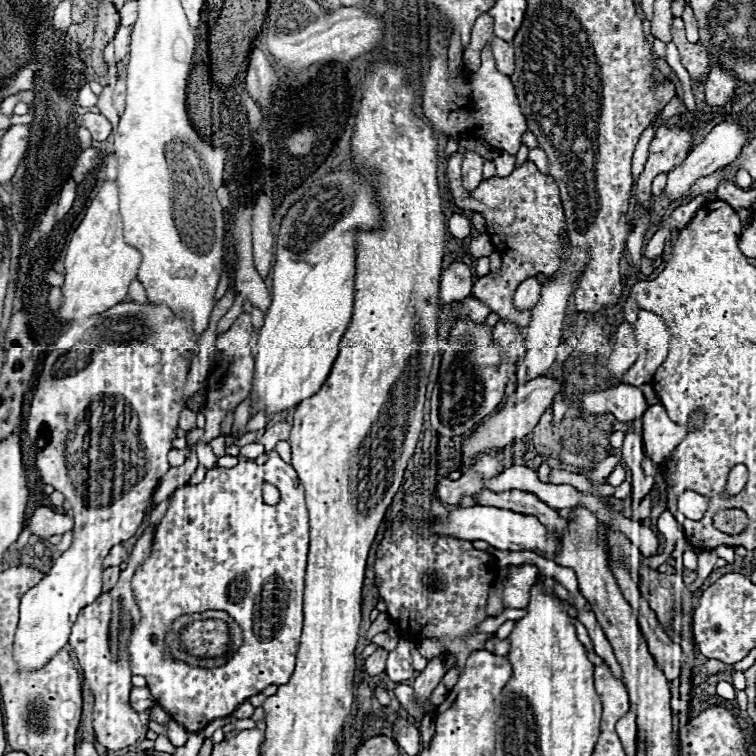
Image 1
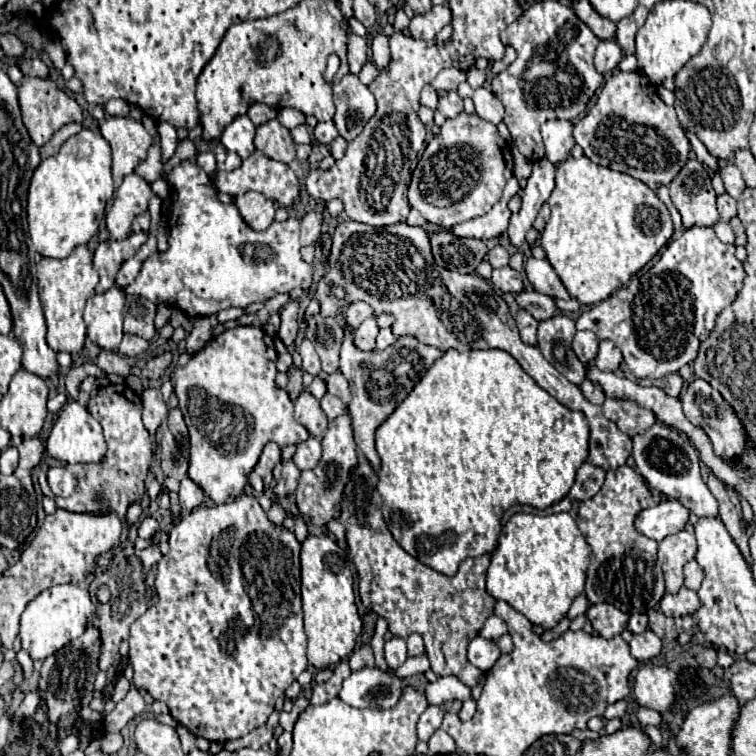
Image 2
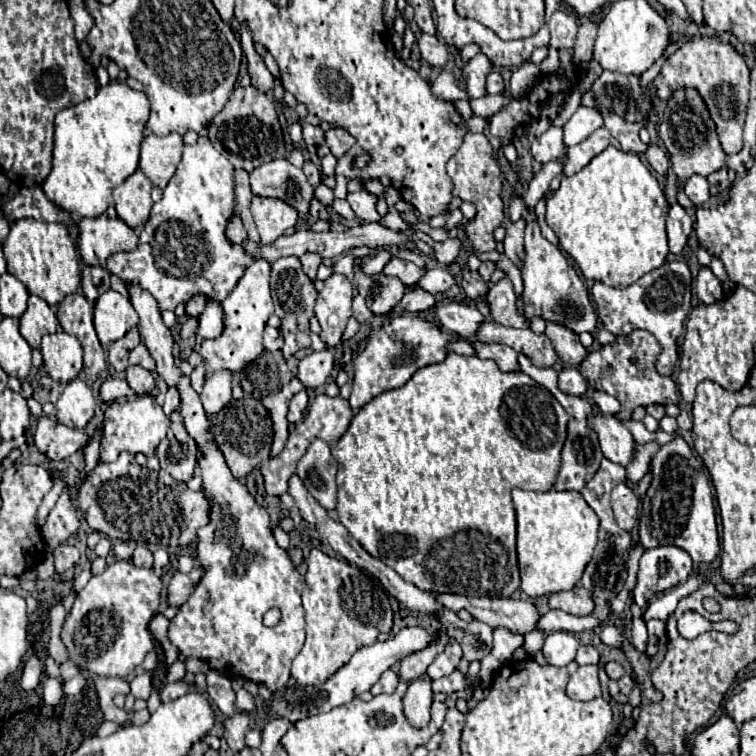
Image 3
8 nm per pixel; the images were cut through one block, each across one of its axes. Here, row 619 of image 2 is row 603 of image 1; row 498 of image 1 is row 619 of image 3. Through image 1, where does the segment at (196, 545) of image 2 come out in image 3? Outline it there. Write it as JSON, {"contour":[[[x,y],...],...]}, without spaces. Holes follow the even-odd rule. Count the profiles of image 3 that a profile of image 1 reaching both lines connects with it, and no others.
{"contour":[[[128,286],[128,292],[130,292],[132,306],[140,316],[138,330],[140,330],[142,342],[146,344],[152,358],[156,360],[158,376],[162,376],[168,386],[178,388],[178,392],[180,392],[180,414],[184,418],[184,426],[186,426],[188,434],[198,444],[198,452],[200,452],[198,468],[200,468],[200,476],[202,476],[202,490],[210,500],[210,522],[198,530],[198,538],[196,538],[196,544],[198,544],[196,546],[196,560],[204,568],[204,576],[198,582],[198,586],[194,588],[194,592],[190,594],[190,598],[178,608],[176,616],[170,620],[168,638],[170,638],[172,646],[178,648],[178,660],[182,660],[182,662],[186,662],[186,658],[198,658],[198,660],[206,662],[212,670],[216,670],[228,678],[246,678],[256,684],[264,684],[270,692],[278,692],[278,690],[286,688],[286,684],[290,680],[290,664],[298,656],[298,652],[302,650],[302,644],[304,644],[304,608],[302,608],[302,600],[300,600],[302,576],[296,570],[294,562],[290,560],[288,550],[284,550],[276,544],[266,508],[256,502],[256,498],[250,494],[246,484],[242,484],[240,480],[236,480],[230,474],[230,468],[226,466],[226,460],[222,458],[222,452],[218,450],[218,444],[214,442],[212,422],[202,408],[200,396],[192,388],[190,378],[184,376],[182,370],[174,362],[174,356],[172,356],[174,340],[172,340],[170,330],[162,322],[158,304],[154,302],[152,294],[142,290],[140,286]],[[274,606],[280,608],[282,618],[274,628],[266,628],[262,624],[262,616]]]}

